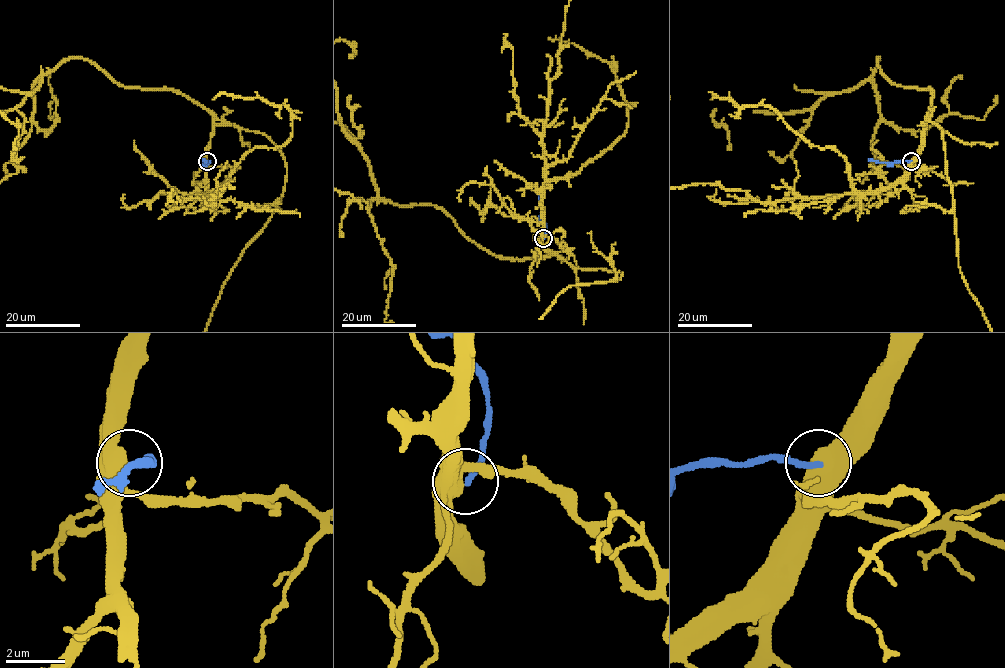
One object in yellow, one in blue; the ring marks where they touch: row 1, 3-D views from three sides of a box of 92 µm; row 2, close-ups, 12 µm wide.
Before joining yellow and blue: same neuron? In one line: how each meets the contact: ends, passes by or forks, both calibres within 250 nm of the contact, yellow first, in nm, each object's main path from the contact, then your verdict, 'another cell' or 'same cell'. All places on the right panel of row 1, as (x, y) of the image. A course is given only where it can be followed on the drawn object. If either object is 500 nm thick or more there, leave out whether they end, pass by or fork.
calibres 750 and 200 nm; course yellow (911, 161), (931, 92), (896, 86), (878, 58), (854, 87), (797, 111); course blue (911, 161), (886, 163), (868, 159); another cell

